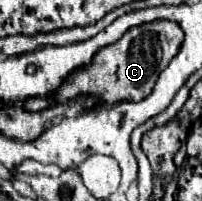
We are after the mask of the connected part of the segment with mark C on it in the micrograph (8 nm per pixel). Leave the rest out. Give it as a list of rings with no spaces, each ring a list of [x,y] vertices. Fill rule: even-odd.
[[[155,20],[155,22],[135,26],[127,30],[115,44],[103,46],[93,56],[93,62],[73,70],[69,78],[57,88],[55,96],[25,100],[25,110],[39,112],[53,104],[63,104],[81,96],[95,96],[99,102],[105,102],[105,104],[139,102],[153,92],[153,86],[159,74],[167,68],[171,58],[179,52],[181,44],[183,44],[183,30],[175,22]]]

